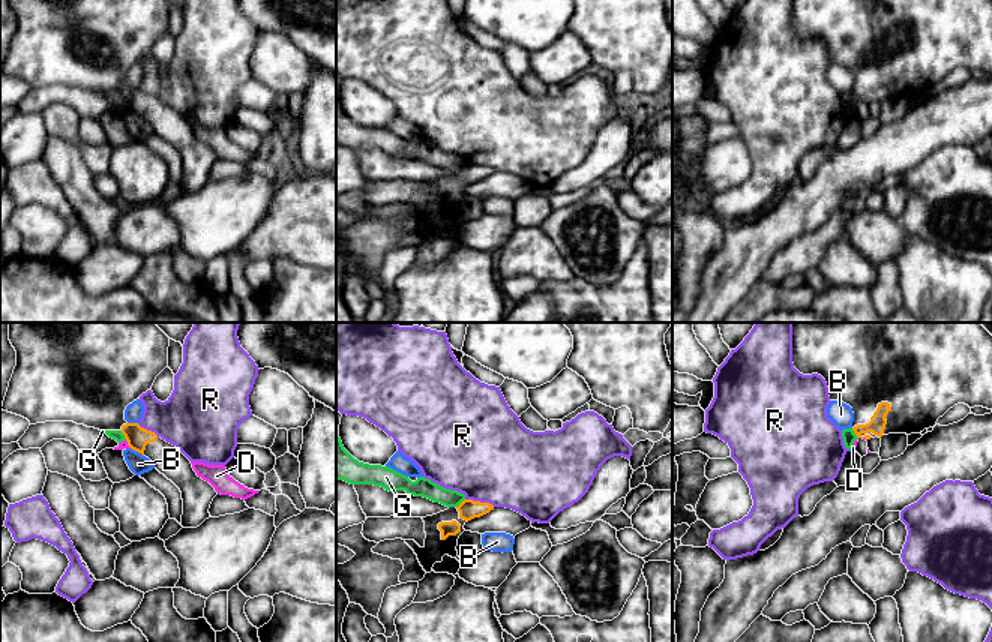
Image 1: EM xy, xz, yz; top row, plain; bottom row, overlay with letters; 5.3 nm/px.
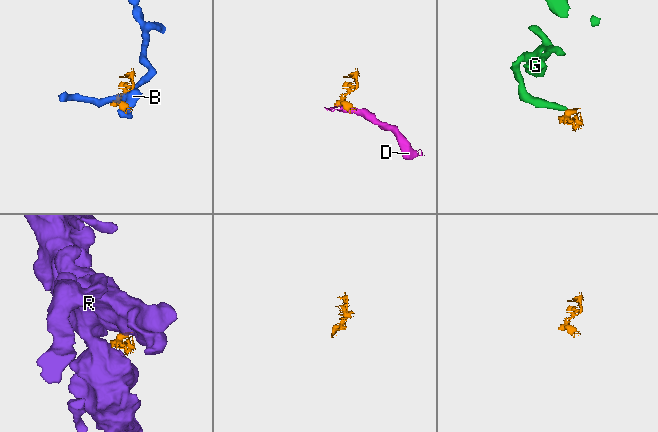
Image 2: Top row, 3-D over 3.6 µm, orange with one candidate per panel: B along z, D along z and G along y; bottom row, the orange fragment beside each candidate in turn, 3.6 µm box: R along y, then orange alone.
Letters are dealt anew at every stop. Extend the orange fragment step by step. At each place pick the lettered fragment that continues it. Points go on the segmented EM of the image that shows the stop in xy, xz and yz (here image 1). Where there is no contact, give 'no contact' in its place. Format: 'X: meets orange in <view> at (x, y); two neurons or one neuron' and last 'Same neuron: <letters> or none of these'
B: meets orange in xy at (137, 450); two neurons
D: meets orange in xy at (128, 444); two neurons
G: meets orange in yz at (854, 432); two neurons
R: meets orange in xz at (479, 501); two neurons
Same neuron: none of these

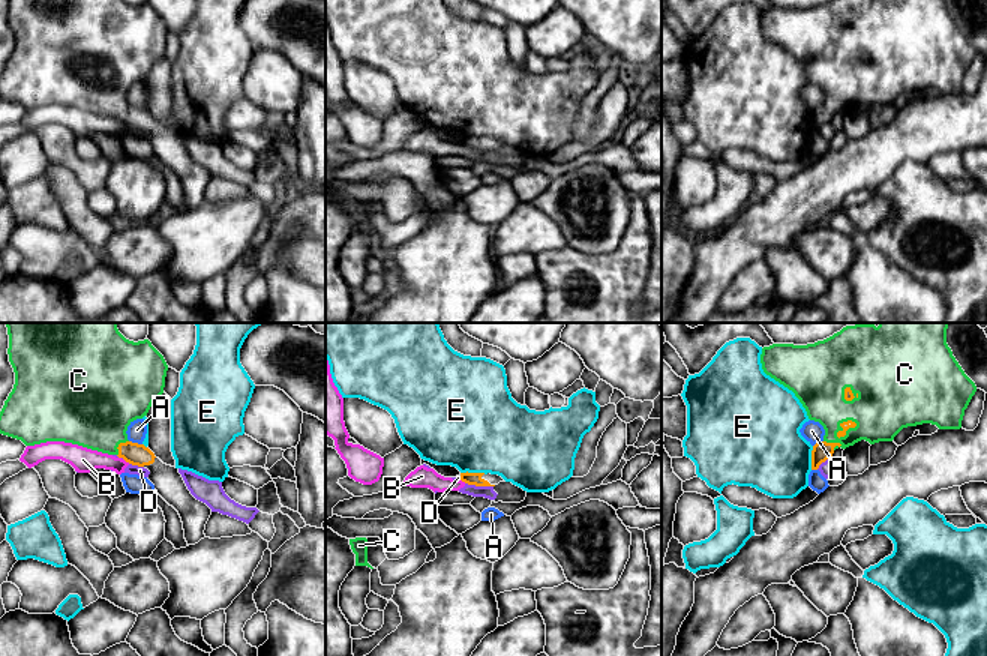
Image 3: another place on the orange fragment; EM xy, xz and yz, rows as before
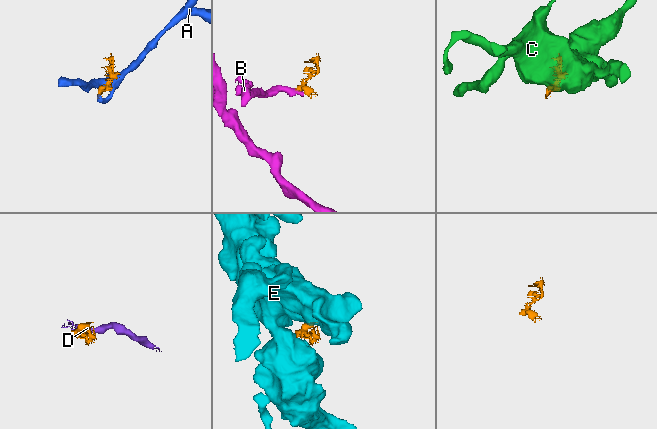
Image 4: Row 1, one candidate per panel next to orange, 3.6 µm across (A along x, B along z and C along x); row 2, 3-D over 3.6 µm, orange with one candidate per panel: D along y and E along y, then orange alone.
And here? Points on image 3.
A: meets orange in xy at (135, 443); two neurons
B: meets orange in xy at (126, 461); two neurons
C: meets orange in yz at (845, 431); one neuron
D: meets orange in xz at (479, 485); two neurons
E: meets orange in xz at (473, 473); two neurons
Same neuron: C

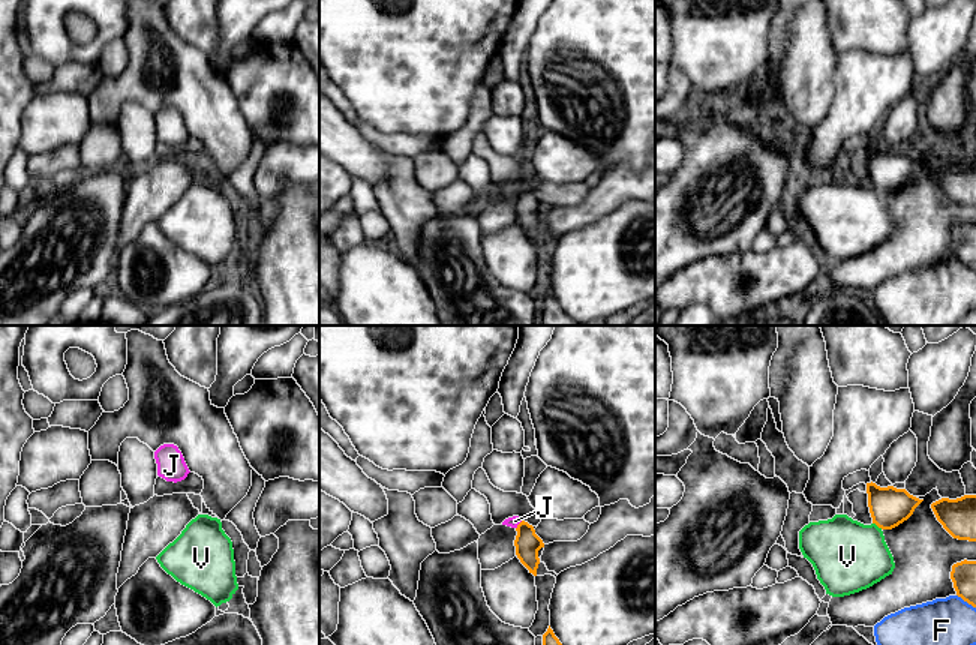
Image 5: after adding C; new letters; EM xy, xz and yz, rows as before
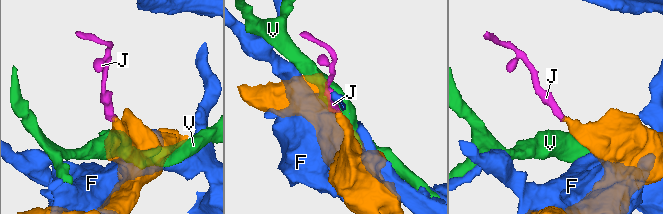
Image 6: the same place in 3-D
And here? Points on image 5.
F: meets orange in yz at (966, 600); two neurons
J: meets orange in xz at (519, 524); one neuron
V: meets orange in yz at (877, 525); two neurons
Same neuron: J

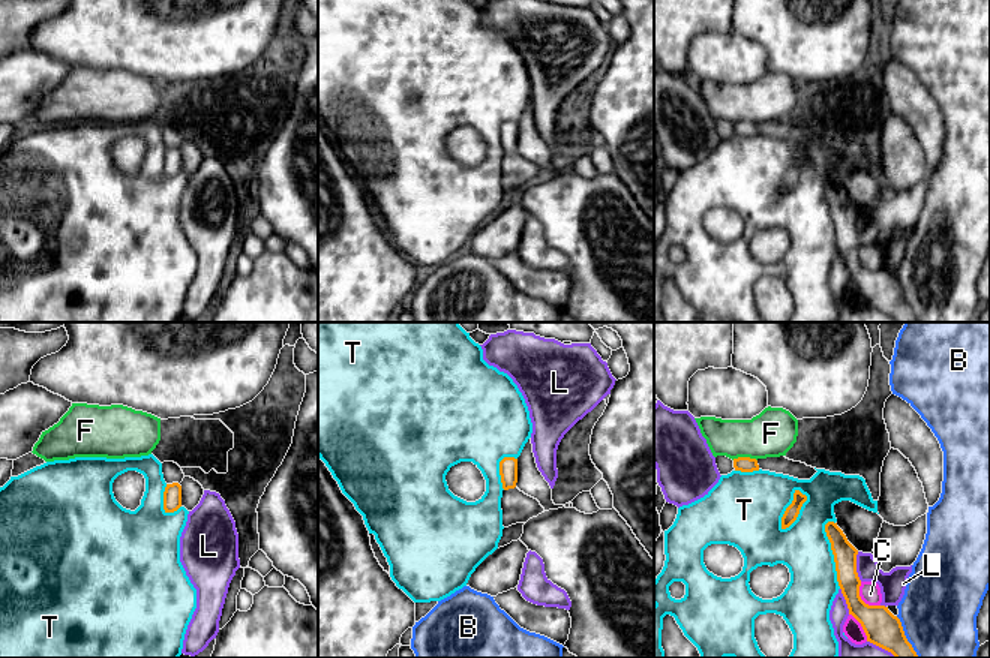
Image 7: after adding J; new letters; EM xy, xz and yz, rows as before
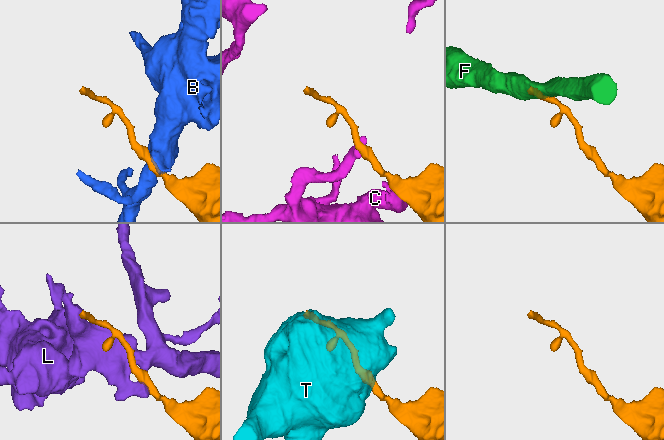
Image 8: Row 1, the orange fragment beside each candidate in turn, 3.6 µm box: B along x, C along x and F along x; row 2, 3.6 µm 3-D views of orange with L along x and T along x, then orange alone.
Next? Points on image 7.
B: meets orange in yz at (905, 637); two neurons
C: meets orange in yz at (861, 600); two neurons
F: meets orange in yz at (744, 457); two neurons
L: meets orange in yz at (855, 567); two neurons
T: meets orange in yz at (786, 510); two neurons
Same neuron: none of these

